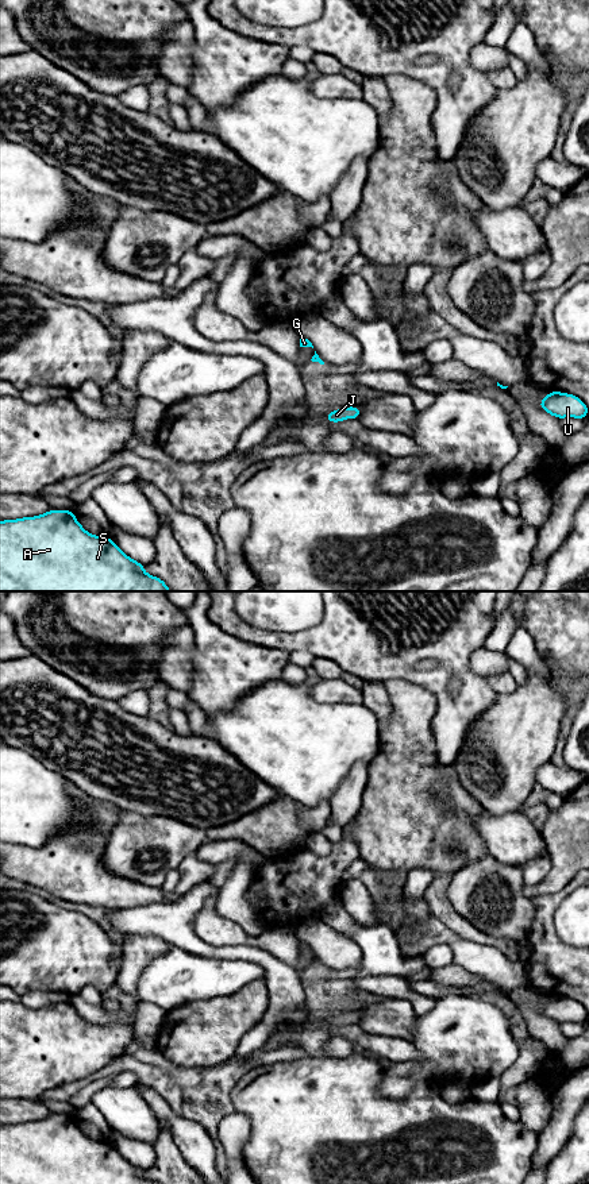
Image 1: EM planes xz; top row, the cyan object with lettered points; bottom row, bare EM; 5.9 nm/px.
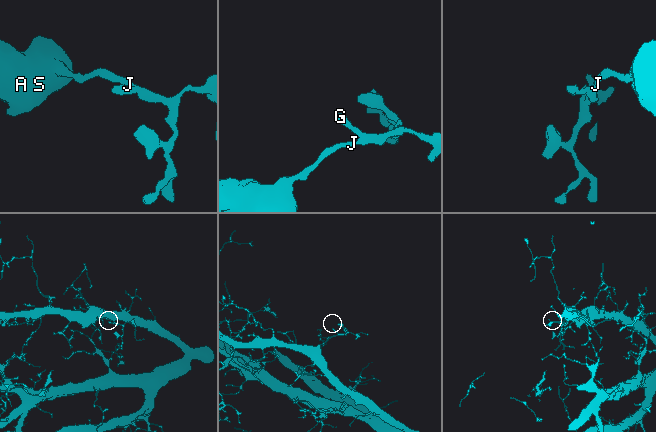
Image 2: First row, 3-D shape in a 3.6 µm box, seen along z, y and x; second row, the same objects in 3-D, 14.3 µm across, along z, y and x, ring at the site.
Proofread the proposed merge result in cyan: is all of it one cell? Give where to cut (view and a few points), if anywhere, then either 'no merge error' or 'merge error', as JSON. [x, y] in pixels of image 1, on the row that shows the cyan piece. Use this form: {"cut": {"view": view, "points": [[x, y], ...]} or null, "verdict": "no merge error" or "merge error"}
{"cut": null, "verdict": "no merge error"}

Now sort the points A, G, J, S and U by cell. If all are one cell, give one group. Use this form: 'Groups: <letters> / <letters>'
Groups: A G J S U

